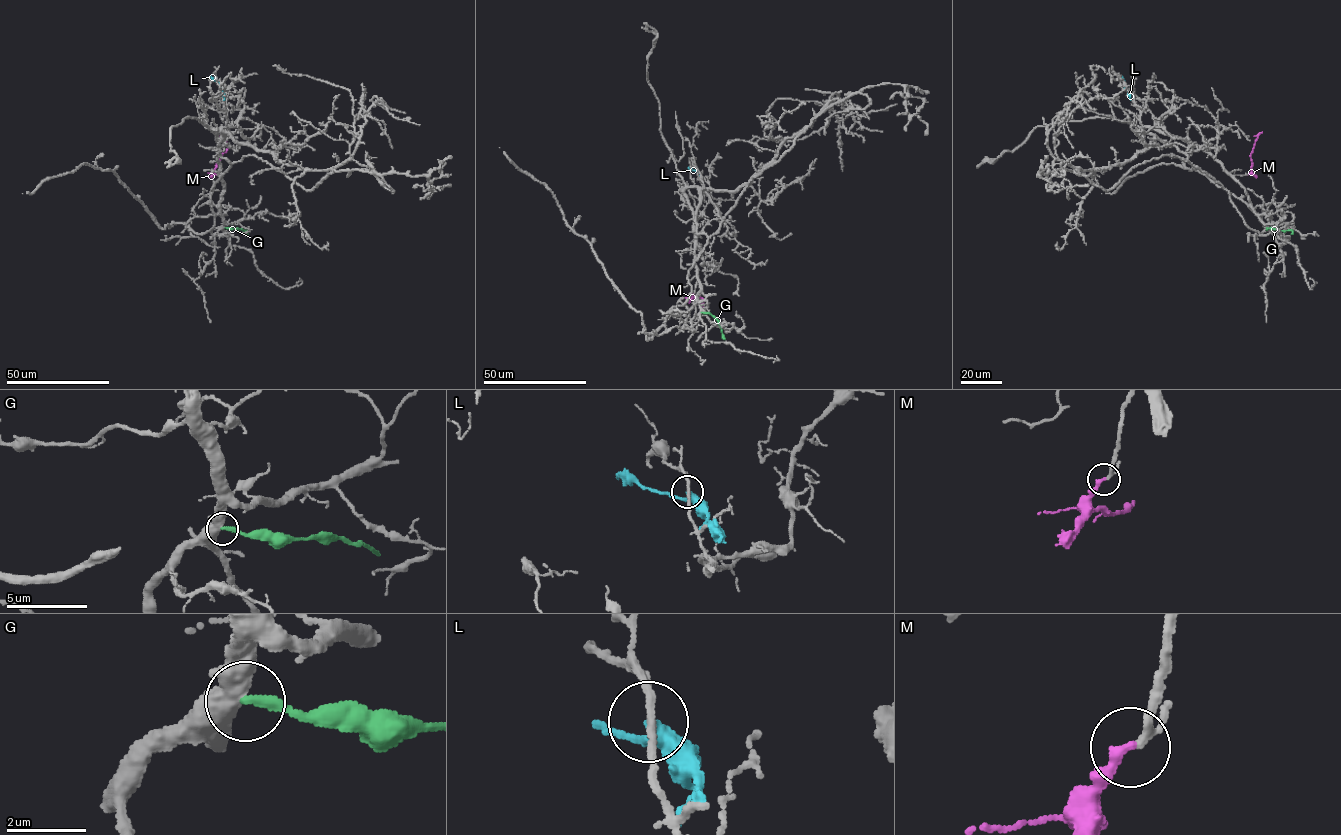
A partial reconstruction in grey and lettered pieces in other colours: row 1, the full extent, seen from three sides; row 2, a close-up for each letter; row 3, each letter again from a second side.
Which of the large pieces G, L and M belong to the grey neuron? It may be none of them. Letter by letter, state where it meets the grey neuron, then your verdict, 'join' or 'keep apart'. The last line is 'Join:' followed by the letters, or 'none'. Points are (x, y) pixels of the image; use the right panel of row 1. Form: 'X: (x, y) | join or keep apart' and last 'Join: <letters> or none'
G: (1266, 227) | keep apart
L: (1124, 88) | keep apart
M: (1248, 174) | join
Join: M

